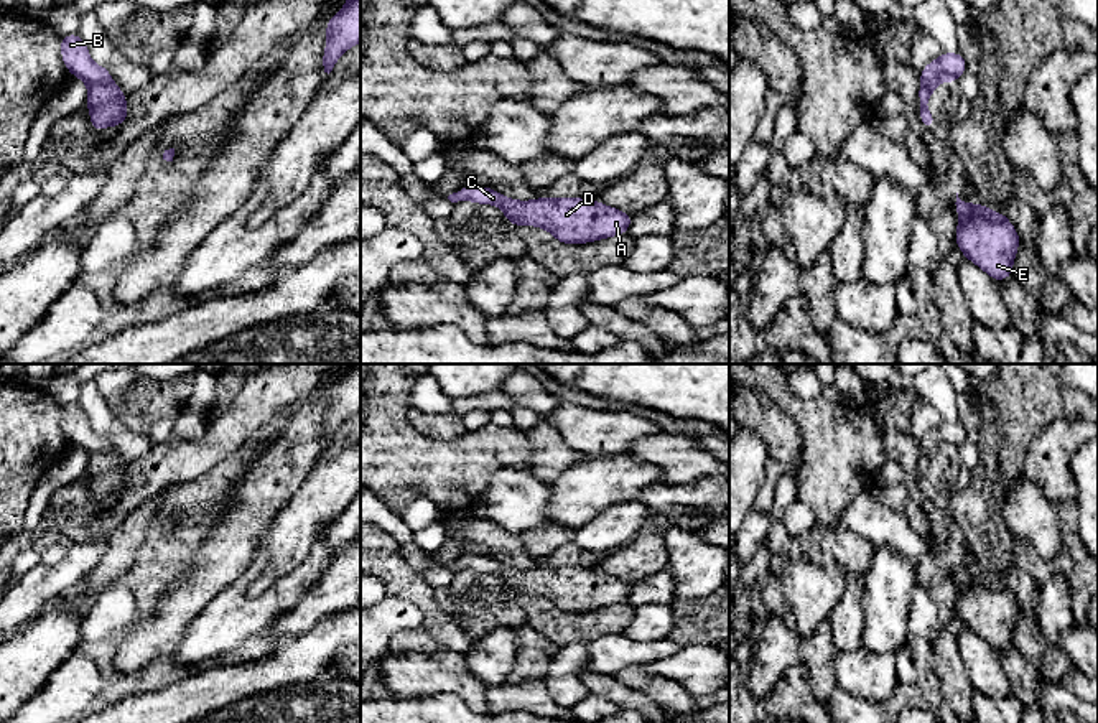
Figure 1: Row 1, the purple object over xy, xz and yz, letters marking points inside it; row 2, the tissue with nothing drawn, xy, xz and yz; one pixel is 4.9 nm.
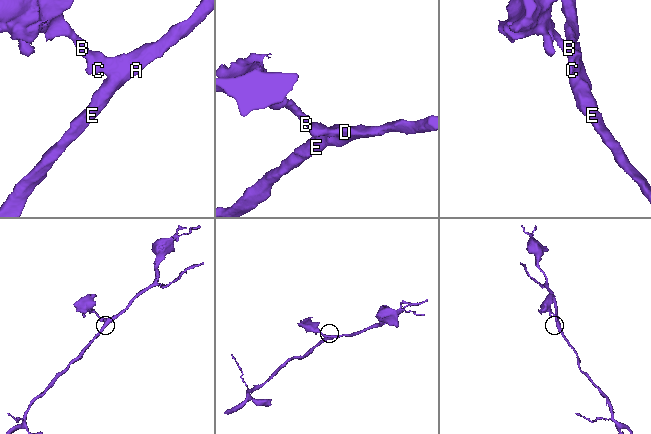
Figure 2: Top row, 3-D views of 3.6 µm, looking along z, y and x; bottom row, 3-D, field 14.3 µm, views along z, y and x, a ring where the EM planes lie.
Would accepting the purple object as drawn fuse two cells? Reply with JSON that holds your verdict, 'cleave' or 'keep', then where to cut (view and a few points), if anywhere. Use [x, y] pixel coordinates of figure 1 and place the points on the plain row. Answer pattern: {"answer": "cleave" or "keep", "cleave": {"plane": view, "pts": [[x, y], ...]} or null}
{"answer": "keep", "cleave": null}

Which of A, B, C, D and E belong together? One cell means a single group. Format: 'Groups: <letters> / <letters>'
Groups: A B C D E

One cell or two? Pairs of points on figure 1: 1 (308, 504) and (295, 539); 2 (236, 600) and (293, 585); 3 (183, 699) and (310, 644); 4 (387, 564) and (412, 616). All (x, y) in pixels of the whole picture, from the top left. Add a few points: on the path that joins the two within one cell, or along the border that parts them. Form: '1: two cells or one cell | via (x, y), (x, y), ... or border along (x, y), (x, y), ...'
1: one cell | via (308, 513), (295, 531)
2: one cell | via (251, 603), (272, 603), (279, 598)
3: one cell | via (214, 685), (257, 677), (279, 669)
4: two cells | border along (387, 595), (409, 600), (420, 611), (423, 625)

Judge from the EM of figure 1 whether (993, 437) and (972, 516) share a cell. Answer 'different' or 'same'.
same

